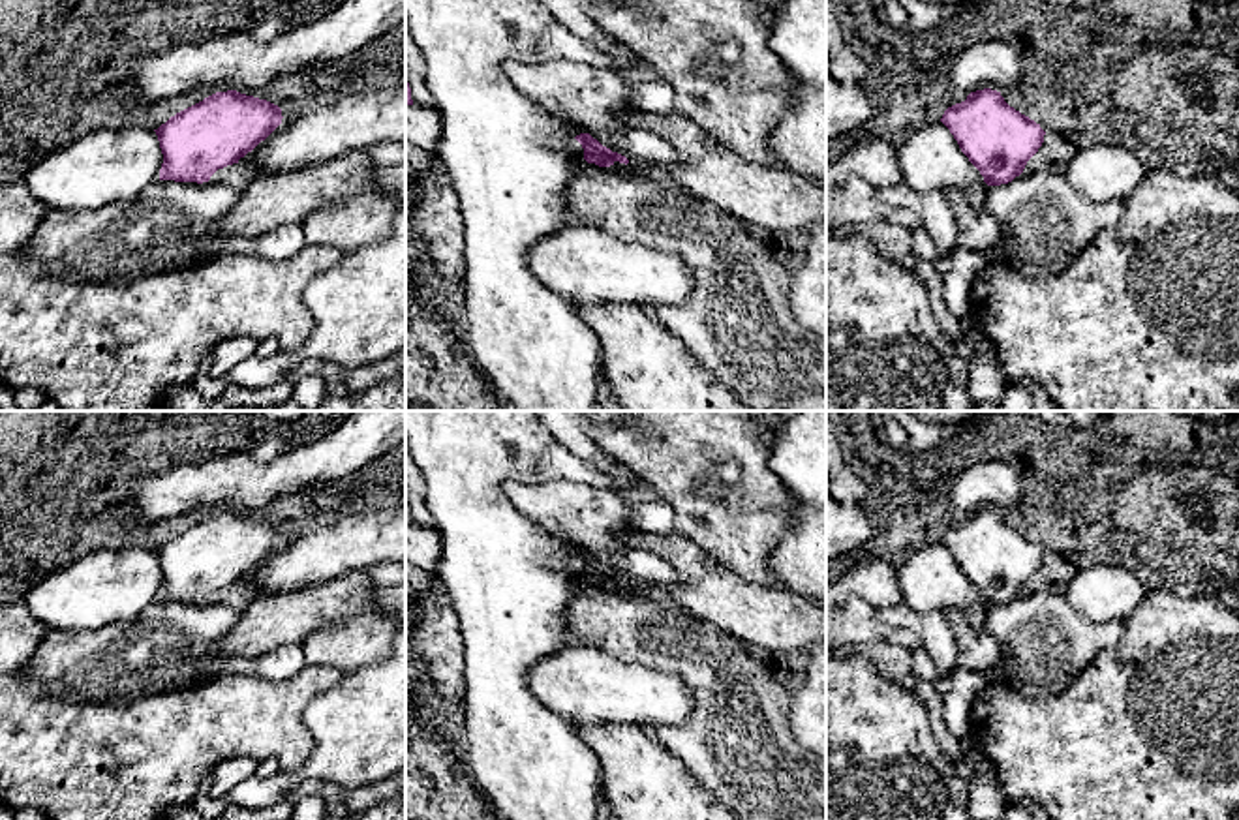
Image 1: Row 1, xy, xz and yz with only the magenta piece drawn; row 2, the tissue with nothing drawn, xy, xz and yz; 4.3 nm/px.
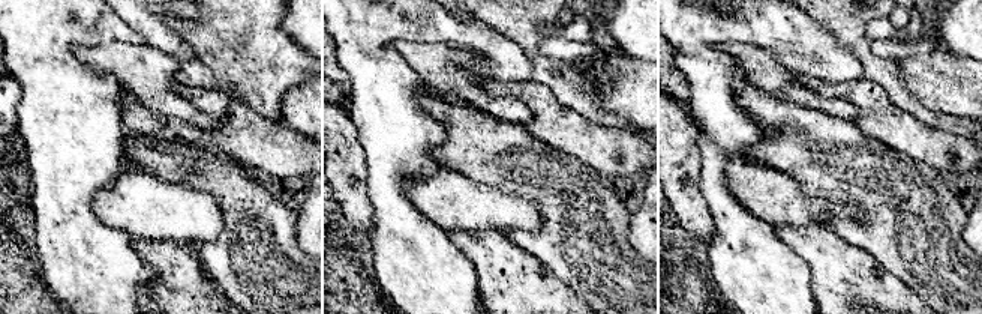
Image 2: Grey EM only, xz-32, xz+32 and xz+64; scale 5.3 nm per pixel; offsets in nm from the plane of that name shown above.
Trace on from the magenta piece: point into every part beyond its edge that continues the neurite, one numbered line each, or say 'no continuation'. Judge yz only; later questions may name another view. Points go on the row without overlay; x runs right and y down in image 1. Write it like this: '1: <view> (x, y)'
no continuation

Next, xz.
no continuation

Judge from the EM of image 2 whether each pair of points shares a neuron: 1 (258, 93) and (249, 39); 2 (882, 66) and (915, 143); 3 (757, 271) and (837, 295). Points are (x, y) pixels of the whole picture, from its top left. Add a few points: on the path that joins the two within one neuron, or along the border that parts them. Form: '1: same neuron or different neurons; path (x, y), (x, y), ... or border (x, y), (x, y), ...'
1: same neuron; path (258, 80), (258, 60), (251, 53)
2: different neurons; border (874, 83), (898, 107), (930, 126)
3: different neurons; border (798, 254), (810, 269), (810, 292), (814, 298)

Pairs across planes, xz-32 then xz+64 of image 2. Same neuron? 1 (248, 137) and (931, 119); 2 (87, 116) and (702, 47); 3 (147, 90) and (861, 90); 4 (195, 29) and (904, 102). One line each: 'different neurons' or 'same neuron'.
1: different neurons
2: same neuron
3: different neurons
4: same neuron

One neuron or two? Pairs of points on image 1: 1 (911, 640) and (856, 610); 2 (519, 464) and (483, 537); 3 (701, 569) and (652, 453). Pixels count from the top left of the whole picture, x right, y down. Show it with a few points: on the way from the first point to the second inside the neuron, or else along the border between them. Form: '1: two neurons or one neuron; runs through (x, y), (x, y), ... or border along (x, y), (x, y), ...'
1: one neuron; runs through (898, 635), (877, 631), (870, 623)
2: one neuron; runs through (500, 477), (483, 494), (483, 518)
3: two neurons; border along (680, 533), (723, 565)

